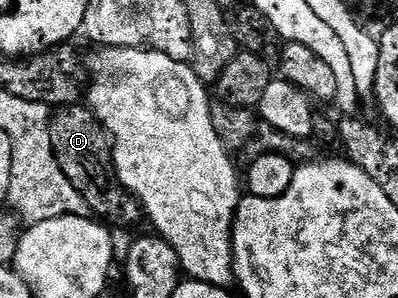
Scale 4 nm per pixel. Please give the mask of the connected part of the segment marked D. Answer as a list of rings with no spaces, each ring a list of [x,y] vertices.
[[[80,103],[57,108],[51,114],[48,130],[58,167],[62,167],[66,179],[70,179],[78,195],[86,199],[89,210],[101,222],[112,227],[128,227],[124,225],[132,225],[136,220],[141,220],[140,202],[119,184],[112,183],[112,186],[108,186],[112,169],[112,150],[104,126],[93,116],[91,109]]]

